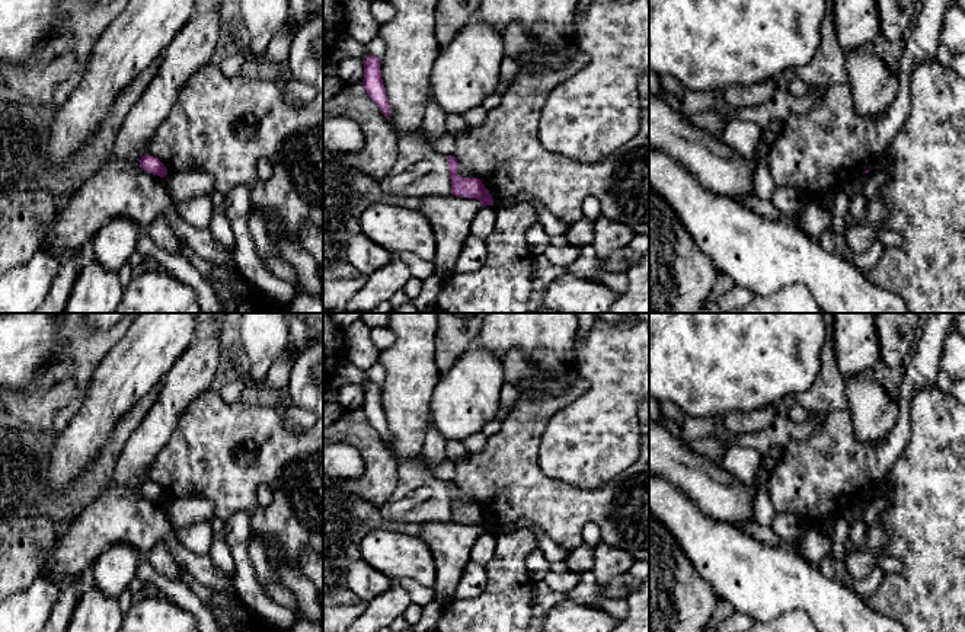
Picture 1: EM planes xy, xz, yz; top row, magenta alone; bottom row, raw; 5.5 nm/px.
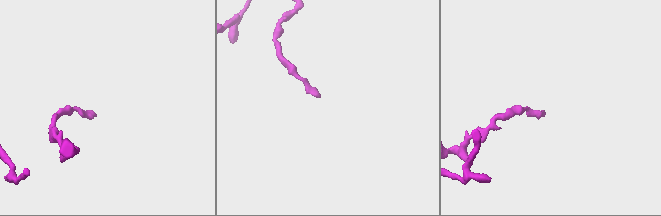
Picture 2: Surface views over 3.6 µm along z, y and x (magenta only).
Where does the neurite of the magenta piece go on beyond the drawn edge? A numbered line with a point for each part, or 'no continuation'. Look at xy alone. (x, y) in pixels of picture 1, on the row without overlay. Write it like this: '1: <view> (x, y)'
no continuation

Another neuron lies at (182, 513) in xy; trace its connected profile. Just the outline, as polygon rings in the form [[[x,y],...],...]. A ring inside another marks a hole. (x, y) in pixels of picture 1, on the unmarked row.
[[[204,497],[170,498],[164,502],[164,514],[175,530],[211,523],[217,517],[214,502]]]

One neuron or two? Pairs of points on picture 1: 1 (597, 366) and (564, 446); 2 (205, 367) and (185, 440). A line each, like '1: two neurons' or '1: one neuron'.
1: one neuron
2: two neurons

